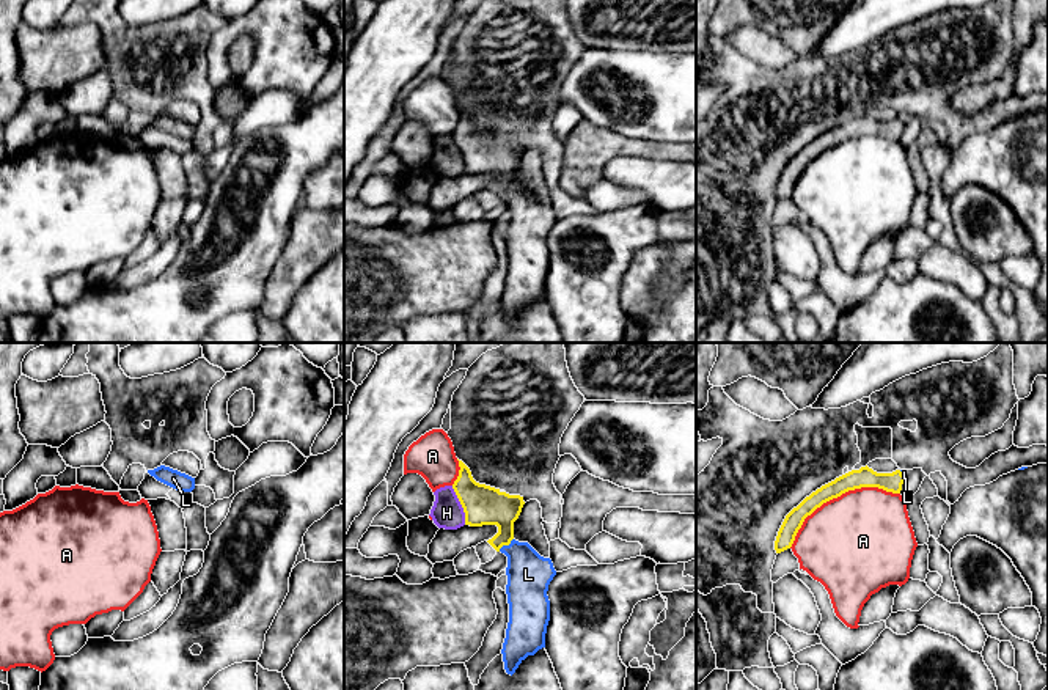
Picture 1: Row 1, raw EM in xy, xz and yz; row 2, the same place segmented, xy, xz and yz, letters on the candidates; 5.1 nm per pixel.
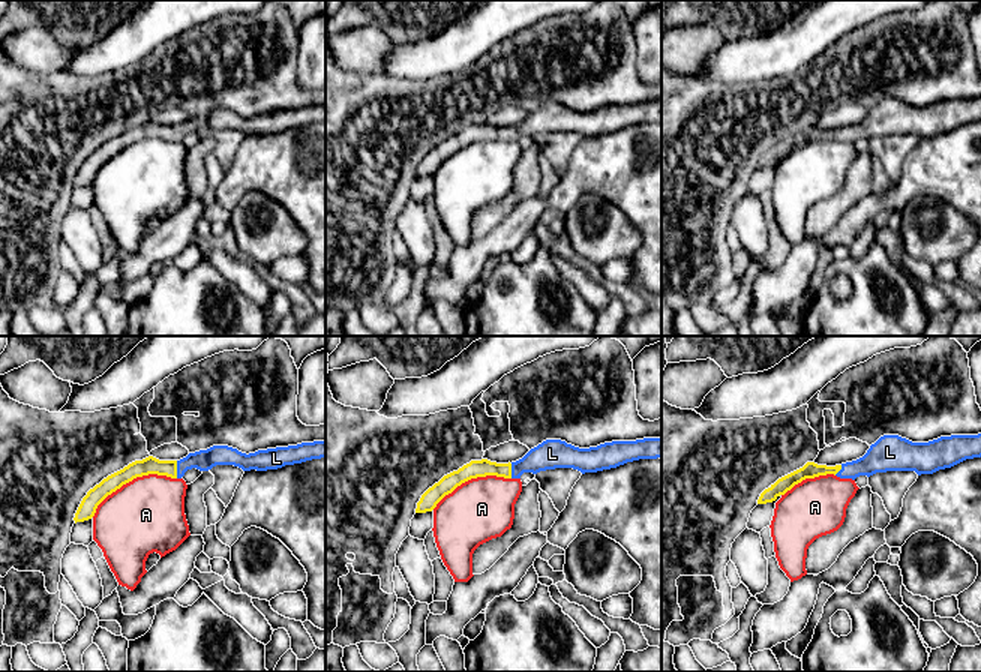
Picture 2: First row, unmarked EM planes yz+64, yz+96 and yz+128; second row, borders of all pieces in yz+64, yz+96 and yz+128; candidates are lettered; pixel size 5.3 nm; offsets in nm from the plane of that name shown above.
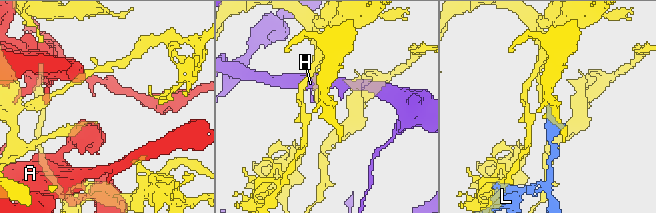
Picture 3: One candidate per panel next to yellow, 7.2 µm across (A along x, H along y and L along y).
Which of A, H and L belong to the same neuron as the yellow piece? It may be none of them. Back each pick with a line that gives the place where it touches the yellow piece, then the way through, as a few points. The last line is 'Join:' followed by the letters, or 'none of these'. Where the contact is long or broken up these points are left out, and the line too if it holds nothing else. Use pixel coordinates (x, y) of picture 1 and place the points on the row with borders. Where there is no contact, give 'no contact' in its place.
L: contact xz (506, 544); way xz (483, 505), (505, 527), (506, 544), (524, 561), (528, 574)
Join: L

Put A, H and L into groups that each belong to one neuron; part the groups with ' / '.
A / H / L

